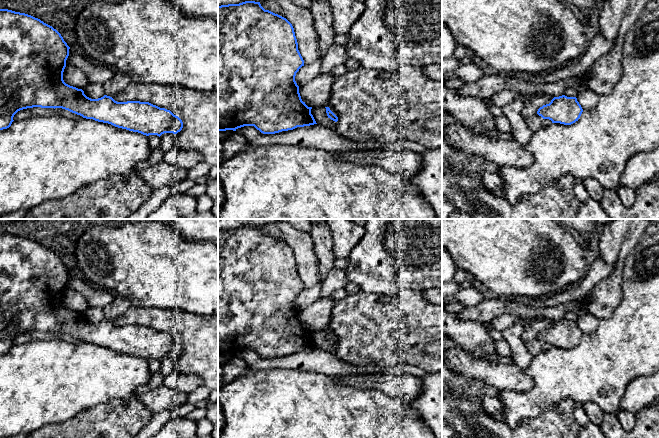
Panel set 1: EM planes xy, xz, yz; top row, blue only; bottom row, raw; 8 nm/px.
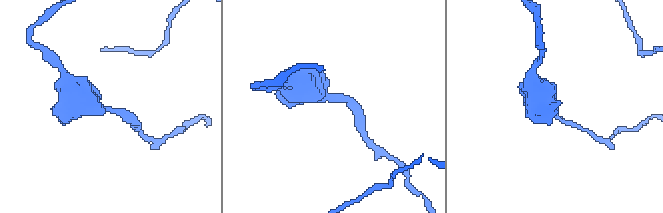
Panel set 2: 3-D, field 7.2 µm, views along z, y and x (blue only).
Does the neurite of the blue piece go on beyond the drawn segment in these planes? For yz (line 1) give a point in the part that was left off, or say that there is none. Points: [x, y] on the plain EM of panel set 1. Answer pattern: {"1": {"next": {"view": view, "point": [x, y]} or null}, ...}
{"1": {"next": null}}

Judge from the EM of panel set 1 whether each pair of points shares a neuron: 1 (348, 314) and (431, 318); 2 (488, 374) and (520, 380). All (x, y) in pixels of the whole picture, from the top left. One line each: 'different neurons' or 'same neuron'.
1: same neuron
2: same neuron

